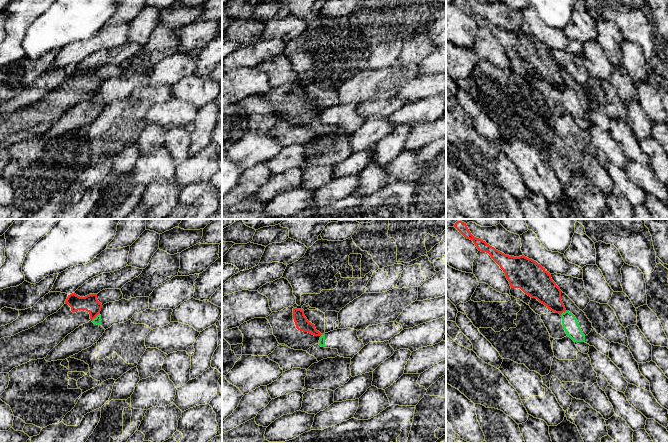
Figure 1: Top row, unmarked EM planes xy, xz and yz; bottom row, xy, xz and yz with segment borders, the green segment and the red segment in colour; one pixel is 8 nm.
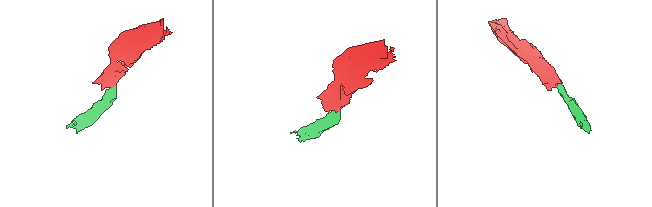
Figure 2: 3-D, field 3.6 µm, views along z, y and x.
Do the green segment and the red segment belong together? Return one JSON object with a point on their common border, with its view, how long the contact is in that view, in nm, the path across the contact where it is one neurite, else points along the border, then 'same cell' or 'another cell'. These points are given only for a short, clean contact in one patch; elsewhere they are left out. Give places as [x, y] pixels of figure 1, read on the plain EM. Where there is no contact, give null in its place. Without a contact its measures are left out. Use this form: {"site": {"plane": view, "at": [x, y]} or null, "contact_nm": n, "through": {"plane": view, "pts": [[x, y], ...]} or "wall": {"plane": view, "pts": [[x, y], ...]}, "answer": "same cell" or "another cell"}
{"site": {"plane": "xy", "at": [96, 92]}, "contact_nm": 90, "wall": {"plane": "xy", "pts": [[99, 88], [92, 95]]}, "answer": "another cell"}

